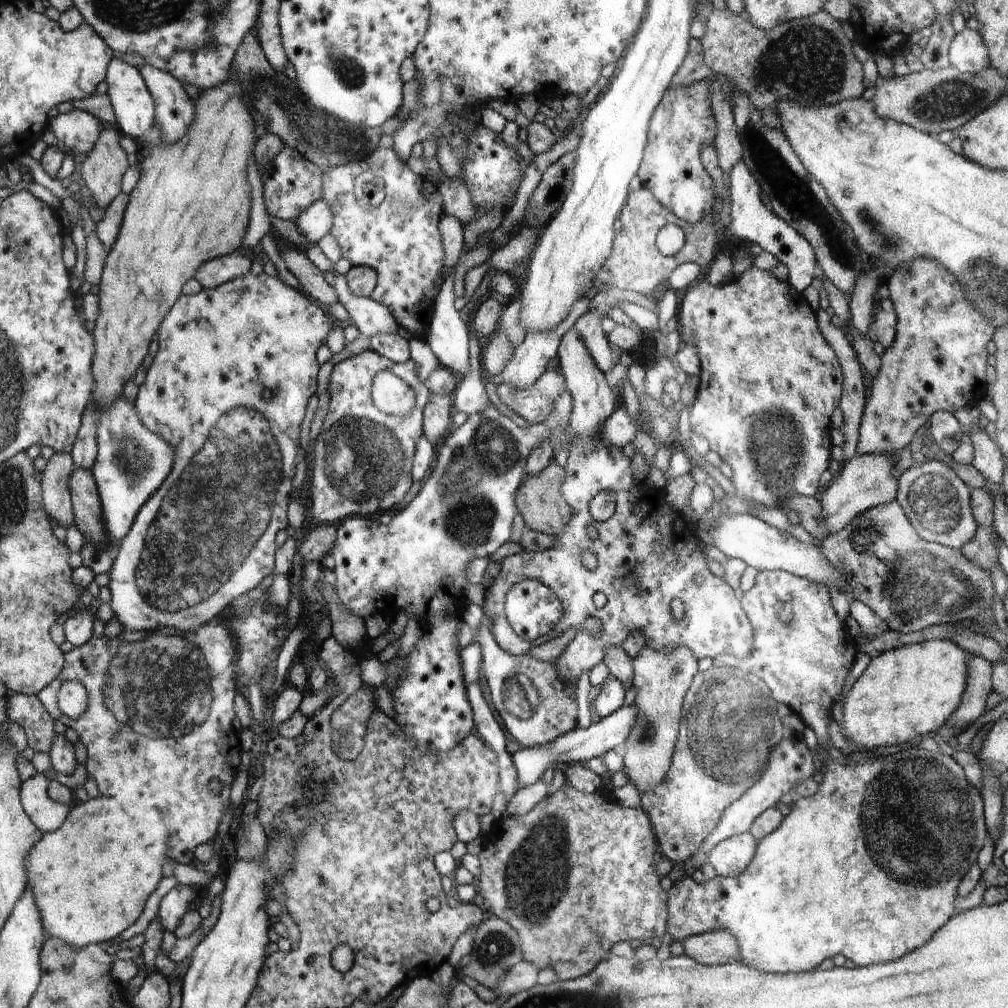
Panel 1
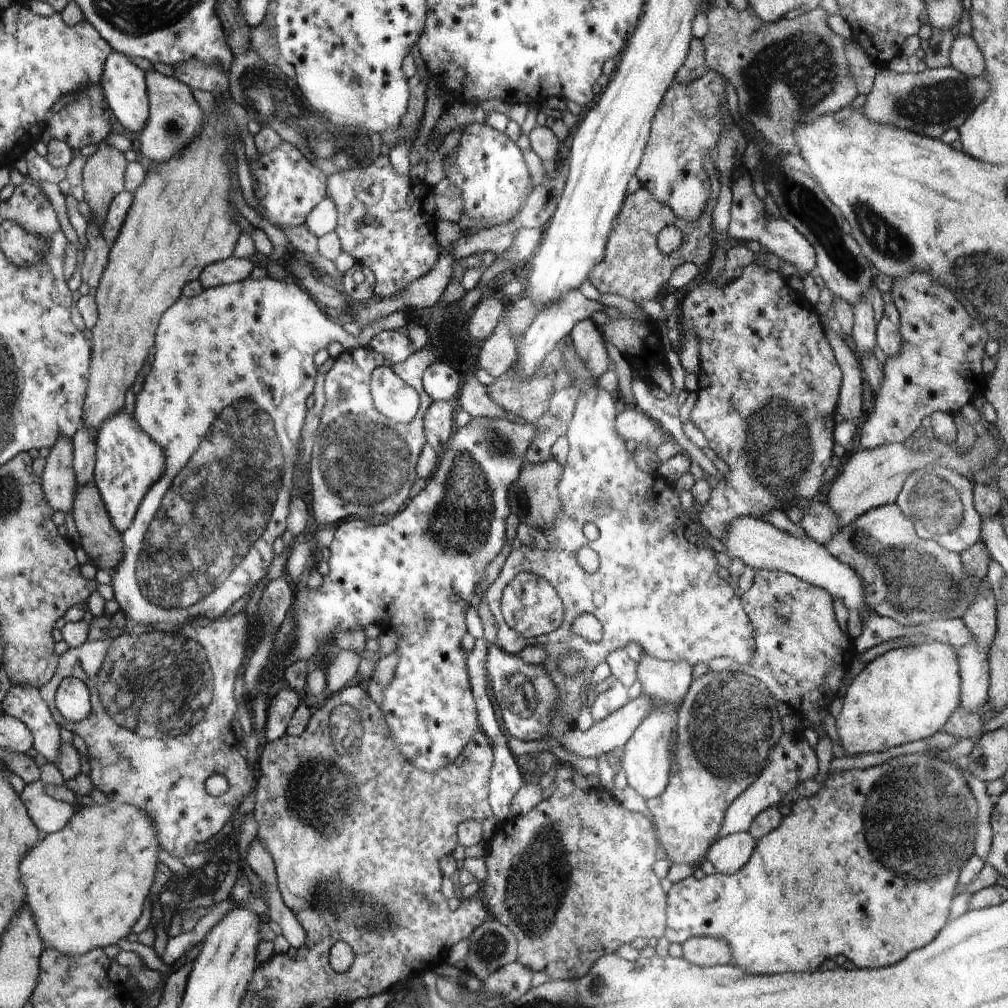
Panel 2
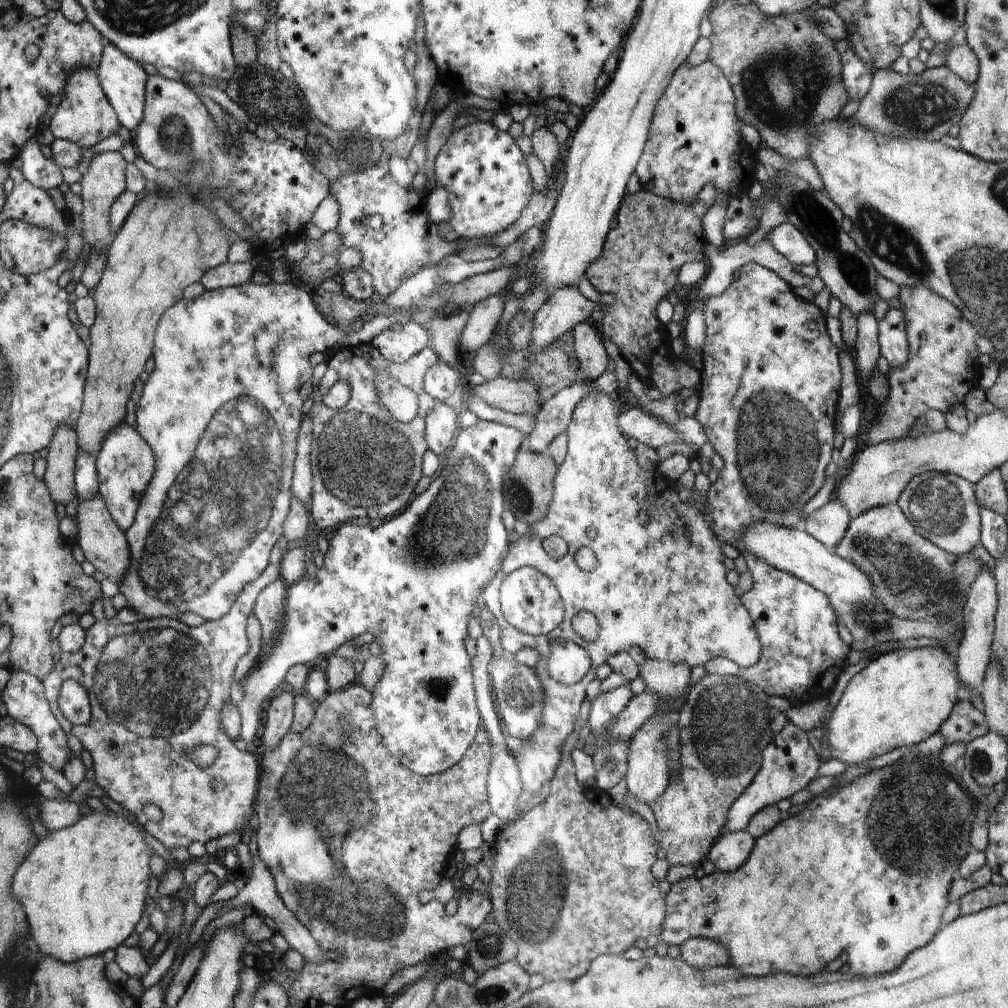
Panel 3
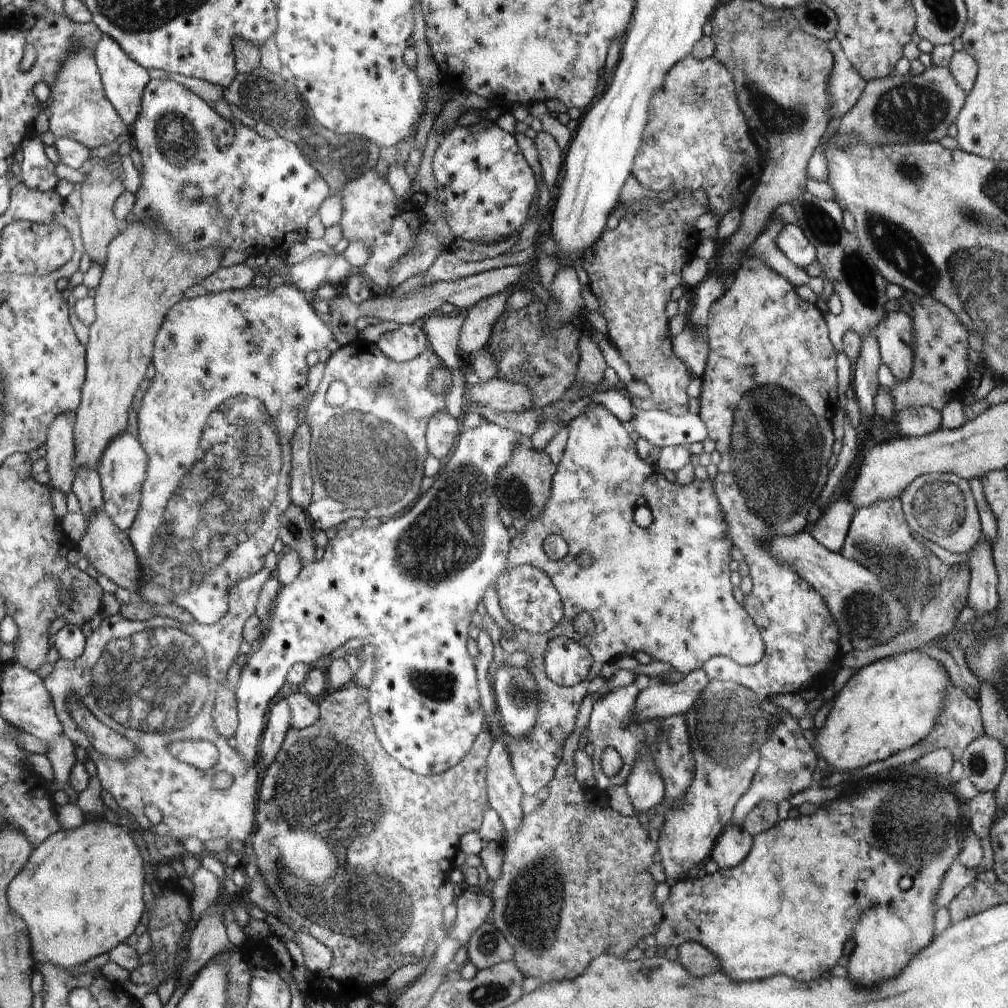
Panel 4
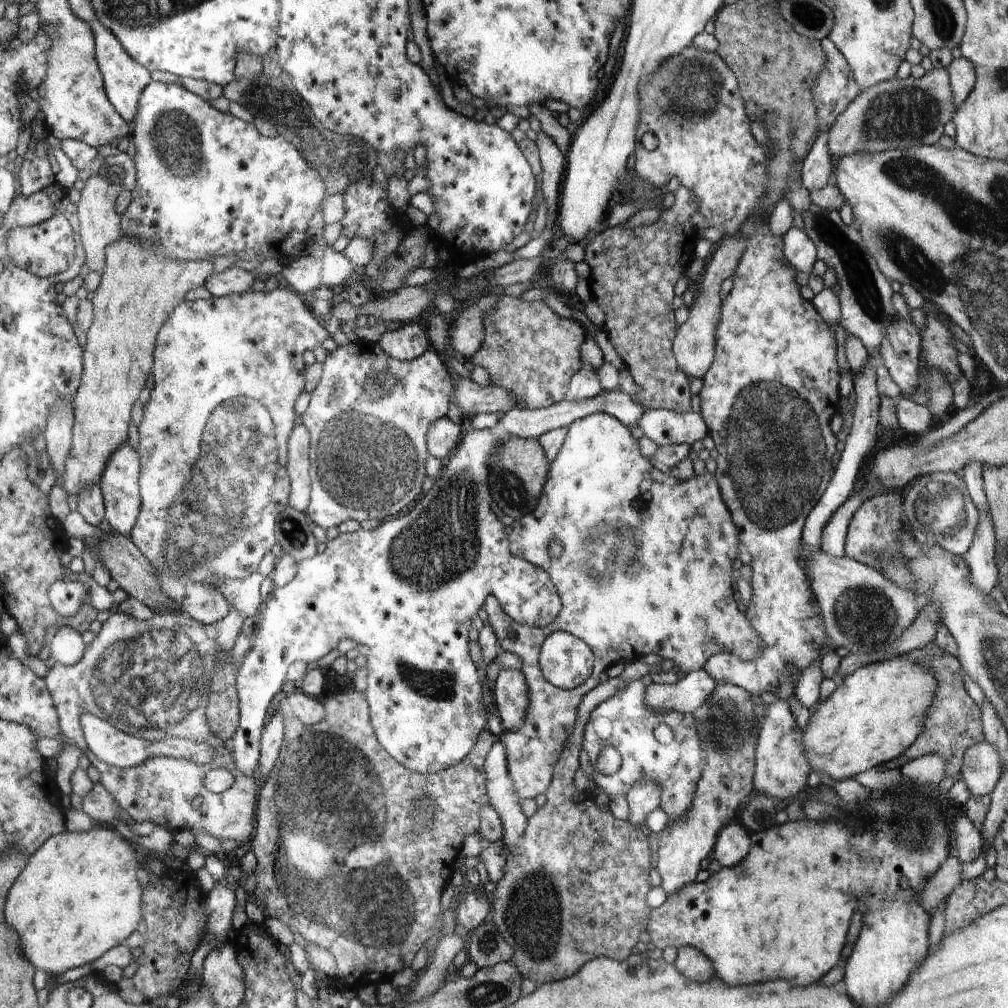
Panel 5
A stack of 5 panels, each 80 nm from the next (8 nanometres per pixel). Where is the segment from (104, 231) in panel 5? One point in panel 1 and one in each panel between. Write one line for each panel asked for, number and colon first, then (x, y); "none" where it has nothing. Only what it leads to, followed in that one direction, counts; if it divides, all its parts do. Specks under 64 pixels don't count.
1: (102, 171)
2: (104, 172)
3: (105, 179)
4: (100, 190)

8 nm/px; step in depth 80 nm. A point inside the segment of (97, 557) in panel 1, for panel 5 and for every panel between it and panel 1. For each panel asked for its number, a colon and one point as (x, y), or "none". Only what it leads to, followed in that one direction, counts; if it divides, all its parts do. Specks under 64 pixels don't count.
2: (128, 462)
3: (125, 463)
4: (122, 471)
5: (119, 483)

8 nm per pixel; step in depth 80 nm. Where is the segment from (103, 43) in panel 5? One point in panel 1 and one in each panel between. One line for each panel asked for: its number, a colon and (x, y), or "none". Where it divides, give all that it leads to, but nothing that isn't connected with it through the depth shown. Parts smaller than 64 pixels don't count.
1: (134, 107)
2: (125, 84)
3: (125, 80)
4: (126, 81)

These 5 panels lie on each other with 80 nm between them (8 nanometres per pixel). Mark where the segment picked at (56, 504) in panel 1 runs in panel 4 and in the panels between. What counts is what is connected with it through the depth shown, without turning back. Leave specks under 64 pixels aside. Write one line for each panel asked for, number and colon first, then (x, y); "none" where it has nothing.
2: (59, 481)
3: (59, 477)
4: (60, 458)

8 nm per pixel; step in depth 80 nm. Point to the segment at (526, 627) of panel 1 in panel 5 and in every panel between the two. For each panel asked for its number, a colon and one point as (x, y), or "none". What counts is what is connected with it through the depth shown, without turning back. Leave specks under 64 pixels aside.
2: (531, 605)
3: (531, 603)
4: (409, 587)
5: (407, 590)

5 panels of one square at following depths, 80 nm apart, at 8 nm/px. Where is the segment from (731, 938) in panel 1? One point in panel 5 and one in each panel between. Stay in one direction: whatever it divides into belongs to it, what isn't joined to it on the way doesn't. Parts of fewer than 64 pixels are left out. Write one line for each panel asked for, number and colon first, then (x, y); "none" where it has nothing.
2: (707, 951)
3: (698, 952)
4: (694, 957)
5: (691, 962)

